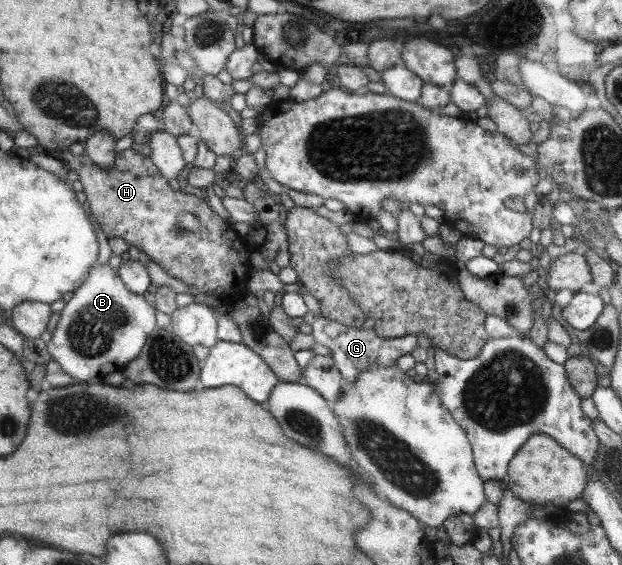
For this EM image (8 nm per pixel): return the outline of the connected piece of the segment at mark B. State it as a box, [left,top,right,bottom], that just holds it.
[47,264,156,383]

